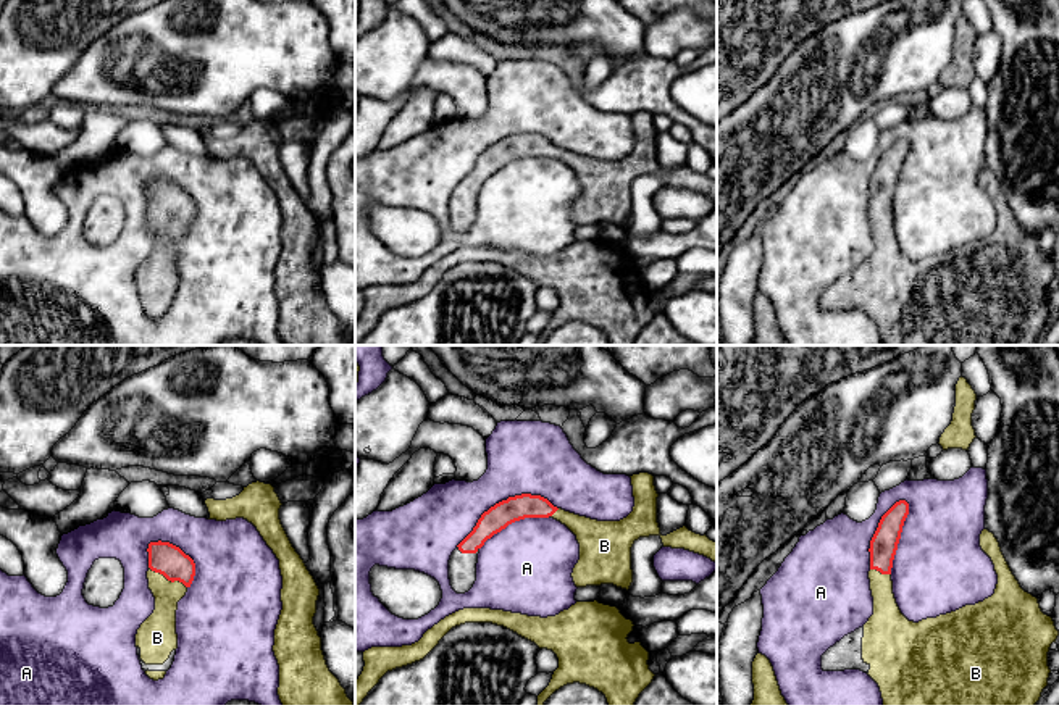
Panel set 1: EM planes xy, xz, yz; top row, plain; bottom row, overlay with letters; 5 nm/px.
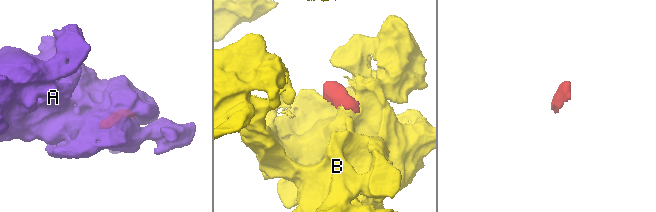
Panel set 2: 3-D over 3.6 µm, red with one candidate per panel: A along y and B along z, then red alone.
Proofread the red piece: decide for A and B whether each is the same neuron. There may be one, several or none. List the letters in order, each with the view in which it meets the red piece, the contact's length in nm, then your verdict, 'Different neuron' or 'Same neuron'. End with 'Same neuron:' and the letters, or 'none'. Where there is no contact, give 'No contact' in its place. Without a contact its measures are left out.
A: Touches red in yz. Shared border 400 nm. Different neuron
B: Touches red in xy. Shared border 220 nm. Same neuron
Same neuron: B

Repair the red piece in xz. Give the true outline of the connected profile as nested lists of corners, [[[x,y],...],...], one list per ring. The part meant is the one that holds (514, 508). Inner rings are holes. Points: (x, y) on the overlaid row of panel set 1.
[[[649,473],[633,474],[633,511],[620,521],[597,521],[554,507],[541,495],[509,497],[481,515],[473,531],[457,545],[449,560],[449,579],[457,594],[476,581],[479,549],[494,534],[525,518],[554,518],[565,524],[580,544],[580,560],[571,578],[576,587],[613,584],[630,589],[633,582],[631,547],[639,537],[659,536],[663,547],[684,549],[717,563],[717,542],[686,526],[662,536],[657,523],[657,490]]]

